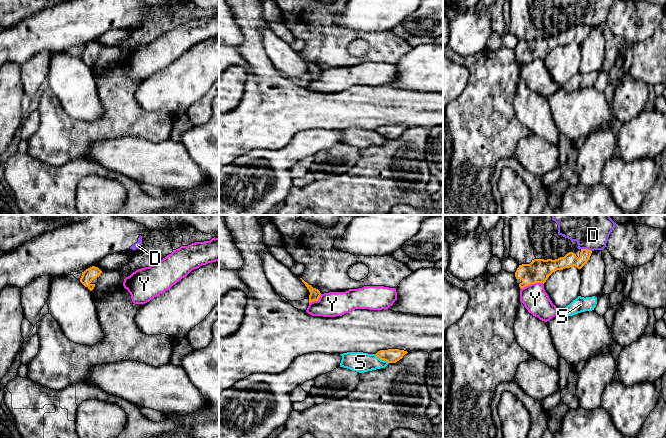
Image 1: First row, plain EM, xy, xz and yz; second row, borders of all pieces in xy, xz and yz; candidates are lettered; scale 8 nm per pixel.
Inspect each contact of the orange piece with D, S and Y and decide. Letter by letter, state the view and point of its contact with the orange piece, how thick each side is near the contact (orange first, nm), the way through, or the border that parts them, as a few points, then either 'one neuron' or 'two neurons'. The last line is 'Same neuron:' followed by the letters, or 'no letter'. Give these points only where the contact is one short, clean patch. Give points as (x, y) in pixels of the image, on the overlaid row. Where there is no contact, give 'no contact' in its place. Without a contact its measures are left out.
D: meets orange in yz at (586, 249); 110 nm thick on the orange side, 400 nm on the other; two neurons
S: meets orange in xz at (381, 359); 110 nm thick on the orange side, 160 nm on the other; two neurons
Y: meets orange in yz at (532, 283); 190 nm thick on the orange side, 200 nm on the other; two neurons
Same neuron: no letter

